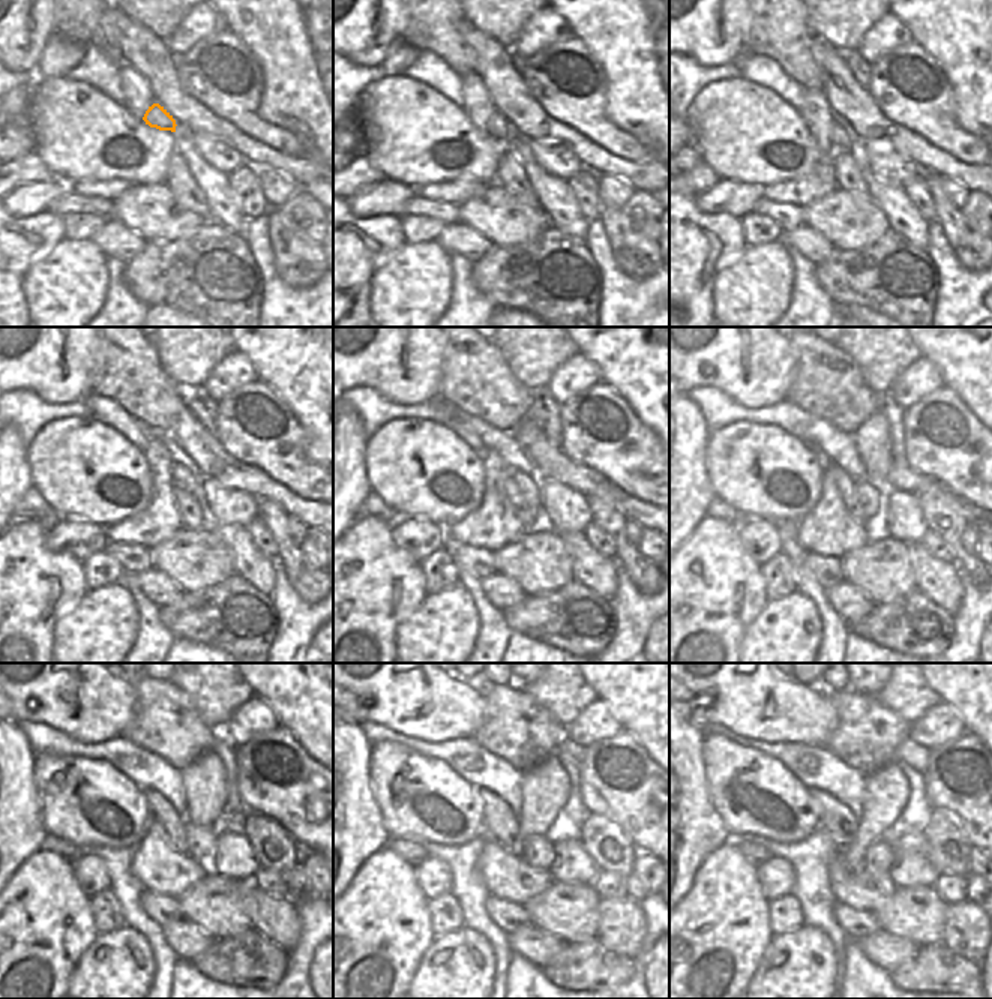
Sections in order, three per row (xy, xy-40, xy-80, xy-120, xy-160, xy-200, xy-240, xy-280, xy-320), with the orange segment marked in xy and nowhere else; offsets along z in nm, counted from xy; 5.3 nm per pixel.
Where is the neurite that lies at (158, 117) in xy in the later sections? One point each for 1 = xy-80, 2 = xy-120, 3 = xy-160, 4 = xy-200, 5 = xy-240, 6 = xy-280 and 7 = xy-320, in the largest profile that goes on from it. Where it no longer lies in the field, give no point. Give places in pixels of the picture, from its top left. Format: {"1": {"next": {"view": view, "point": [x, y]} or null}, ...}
{"1": {"next": {"view": "xy-80", "point": [842, 135]}}, "2": {"next": {"view": "xy-120", "point": [183, 477]}}, "3": {"next": {"view": "xy-160", "point": [530, 486]}}, "4": {"next": {"view": "xy-200", "point": [871, 494]}}, "5": {"next": {"view": "xy-240", "point": [200, 840]}}, "6": {"next": {"view": "xy-280", "point": [538, 851]}}, "7": {"next": {"view": "xy-320", "point": [878, 858]}}}

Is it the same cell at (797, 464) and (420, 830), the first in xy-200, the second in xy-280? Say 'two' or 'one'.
one

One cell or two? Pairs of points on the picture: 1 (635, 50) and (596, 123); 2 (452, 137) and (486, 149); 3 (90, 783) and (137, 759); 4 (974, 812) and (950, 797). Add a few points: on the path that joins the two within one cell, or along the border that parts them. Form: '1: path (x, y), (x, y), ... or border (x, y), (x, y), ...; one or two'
1: border (604, 72), (607, 81), (605, 116), (628, 134); two
2: path (461, 131), (465, 131), (477, 143); one
3: border (84, 756), (107, 759), (144, 791); two
4: path (968, 806), (956, 797); one

